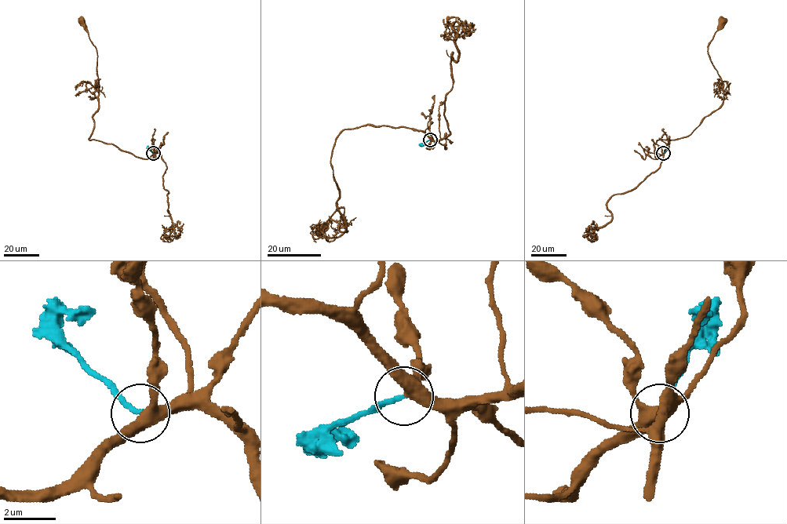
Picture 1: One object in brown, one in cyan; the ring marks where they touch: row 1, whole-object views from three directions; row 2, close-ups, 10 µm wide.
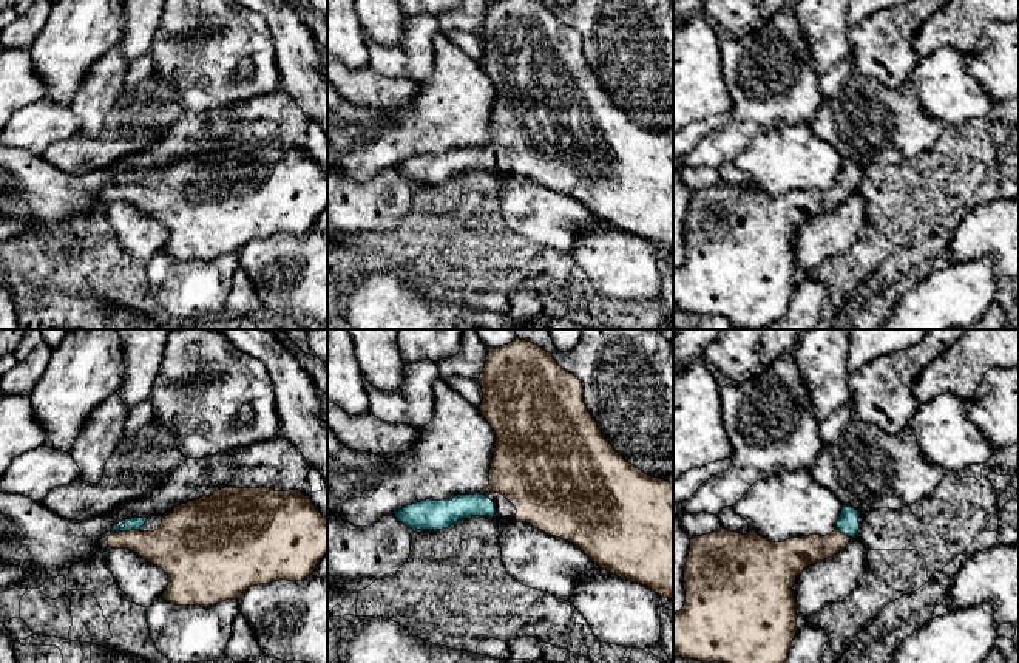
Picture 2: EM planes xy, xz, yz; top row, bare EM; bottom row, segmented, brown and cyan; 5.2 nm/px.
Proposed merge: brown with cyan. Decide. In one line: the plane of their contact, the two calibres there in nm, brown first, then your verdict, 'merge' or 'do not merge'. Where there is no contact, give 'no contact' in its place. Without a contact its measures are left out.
xy | 220/70 nm | merge

